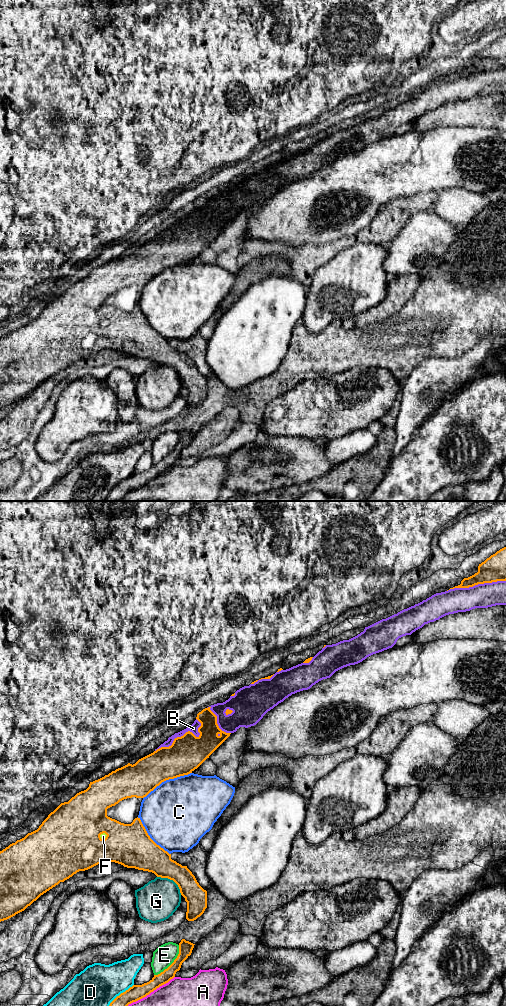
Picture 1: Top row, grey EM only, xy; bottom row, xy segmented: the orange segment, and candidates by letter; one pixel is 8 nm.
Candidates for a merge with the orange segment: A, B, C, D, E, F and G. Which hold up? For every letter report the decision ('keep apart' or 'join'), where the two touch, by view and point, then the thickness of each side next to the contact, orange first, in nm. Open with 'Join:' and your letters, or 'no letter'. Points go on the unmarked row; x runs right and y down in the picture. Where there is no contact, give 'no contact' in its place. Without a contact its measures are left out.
Join: F
A: keep apart; meets orange in xy at (147, 482); 120 nm thick on the orange side, 460 nm on the other
B: keep apart; meets orange in xy at (181, 224); 280 nm thick on the orange side, 70 nm on the other
C: keep apart; meets orange in xy at (167, 267); 280 nm thick on the orange side, 480 nm on the other
D: keep apart; meets orange in xy at (117, 484); 120 nm thick on the orange side, 380 nm on the other
E: keep apart; meets orange in xy at (172, 451); 110 nm thick on the orange side, 170 nm on the other
F: join; meets orange in xy at (103, 320); 460 nm thick on the orange side, 50 nm on the other
G: keep apart; meets orange in xy at (172, 367); 220 nm thick on the orange side, 320 nm on the other

